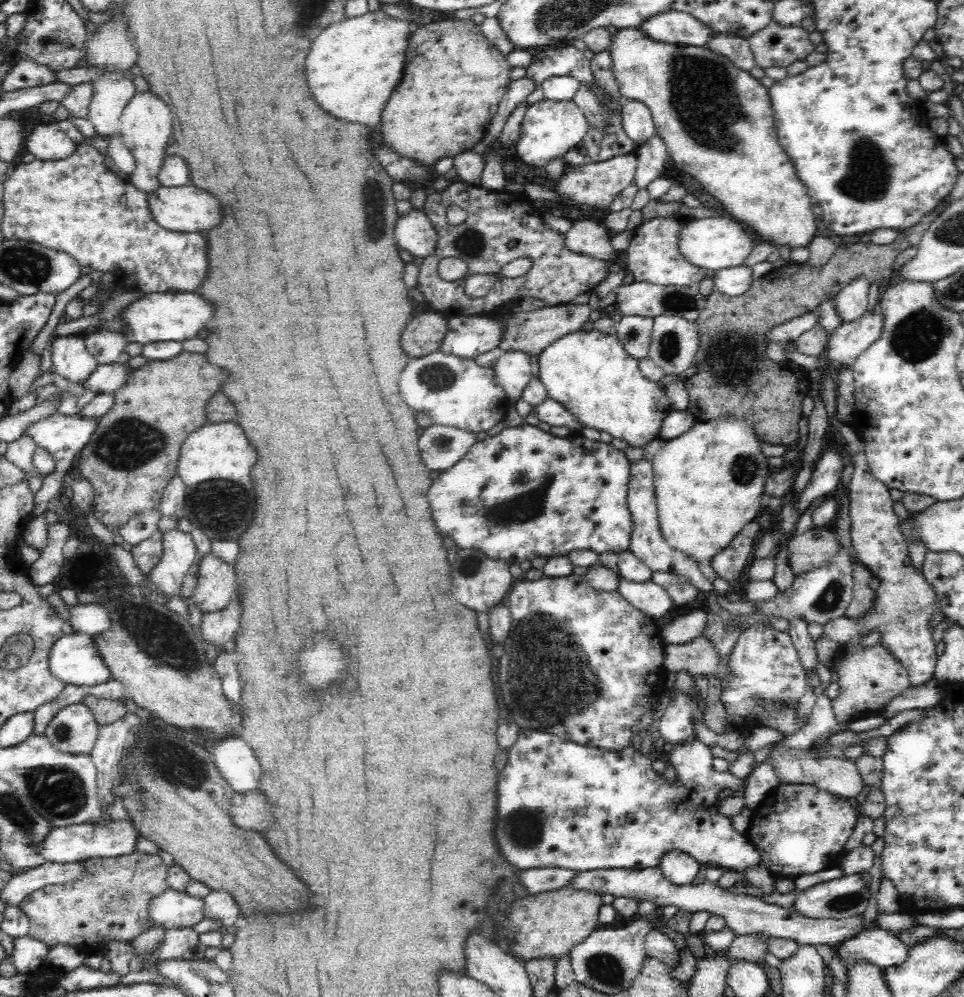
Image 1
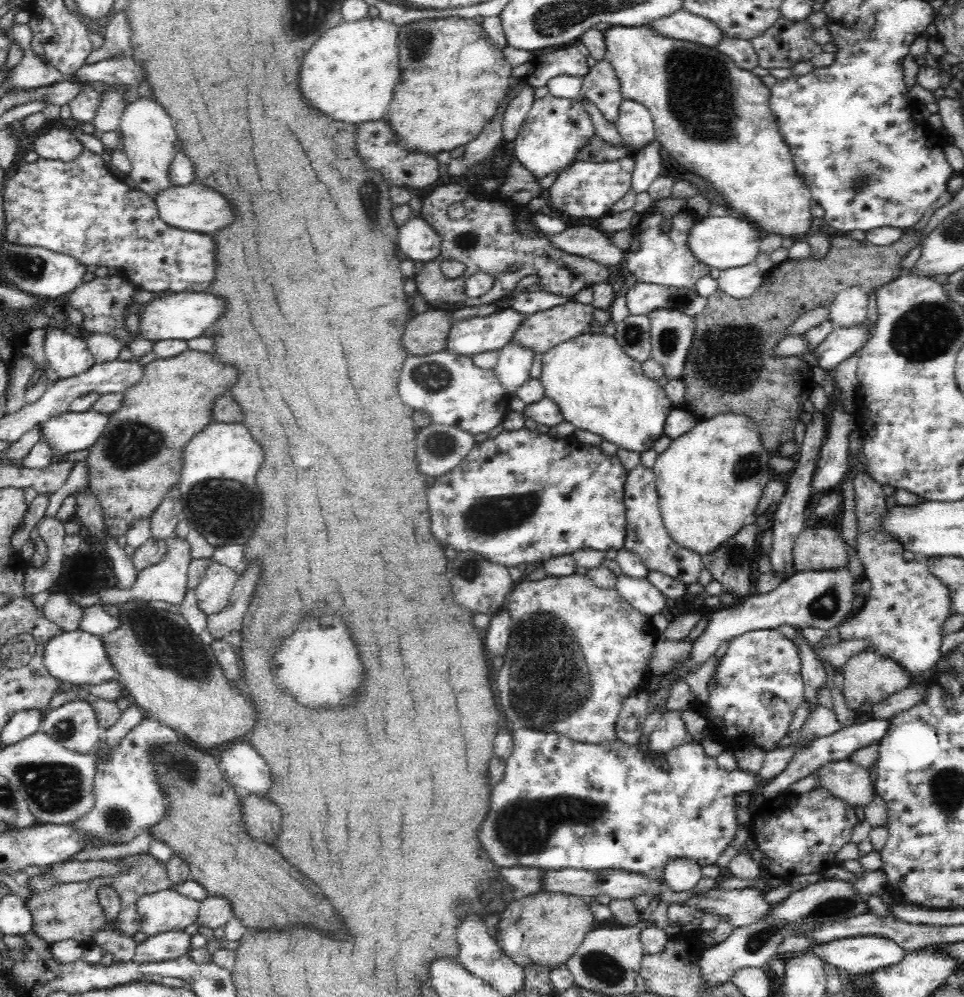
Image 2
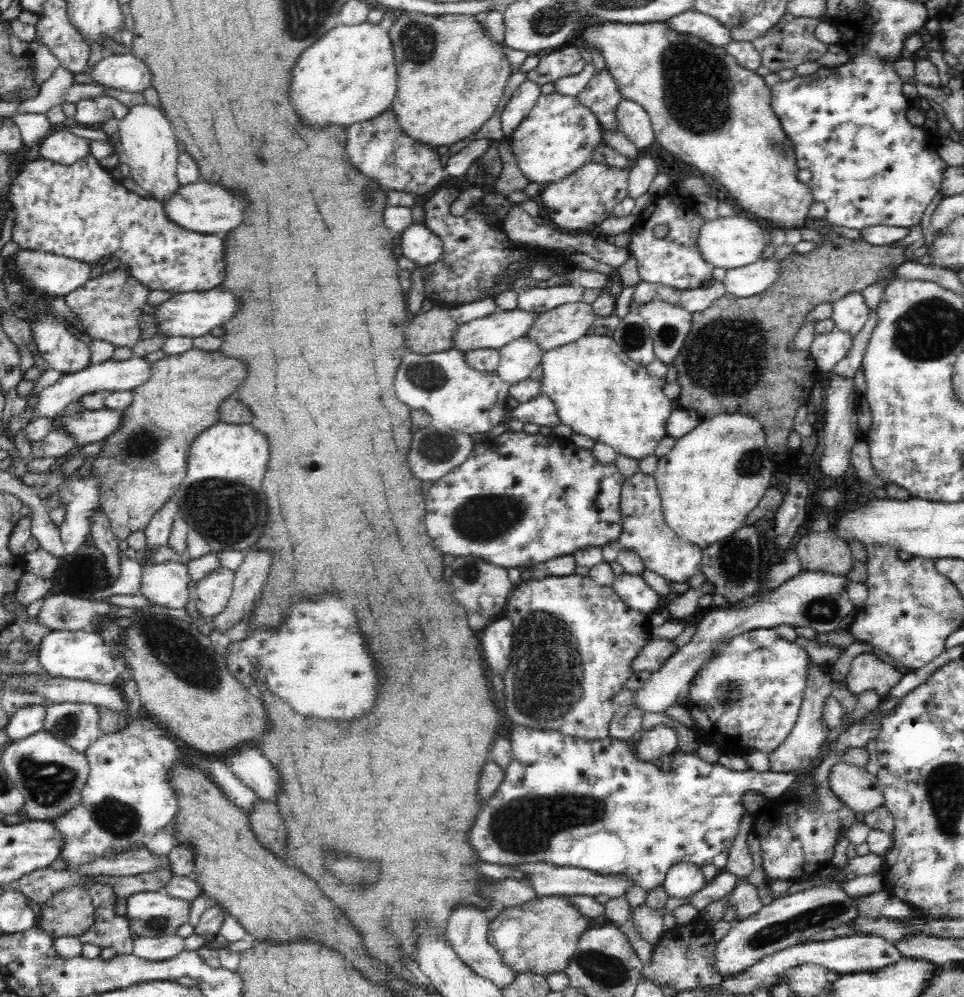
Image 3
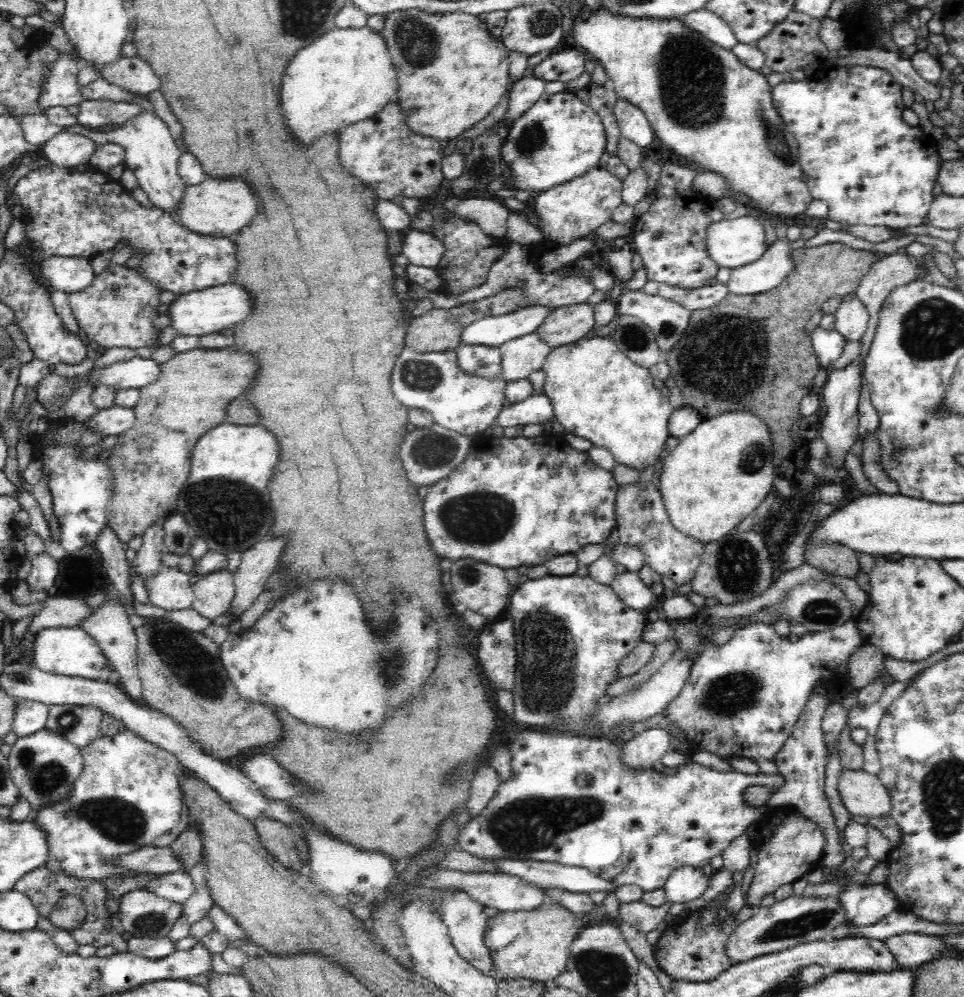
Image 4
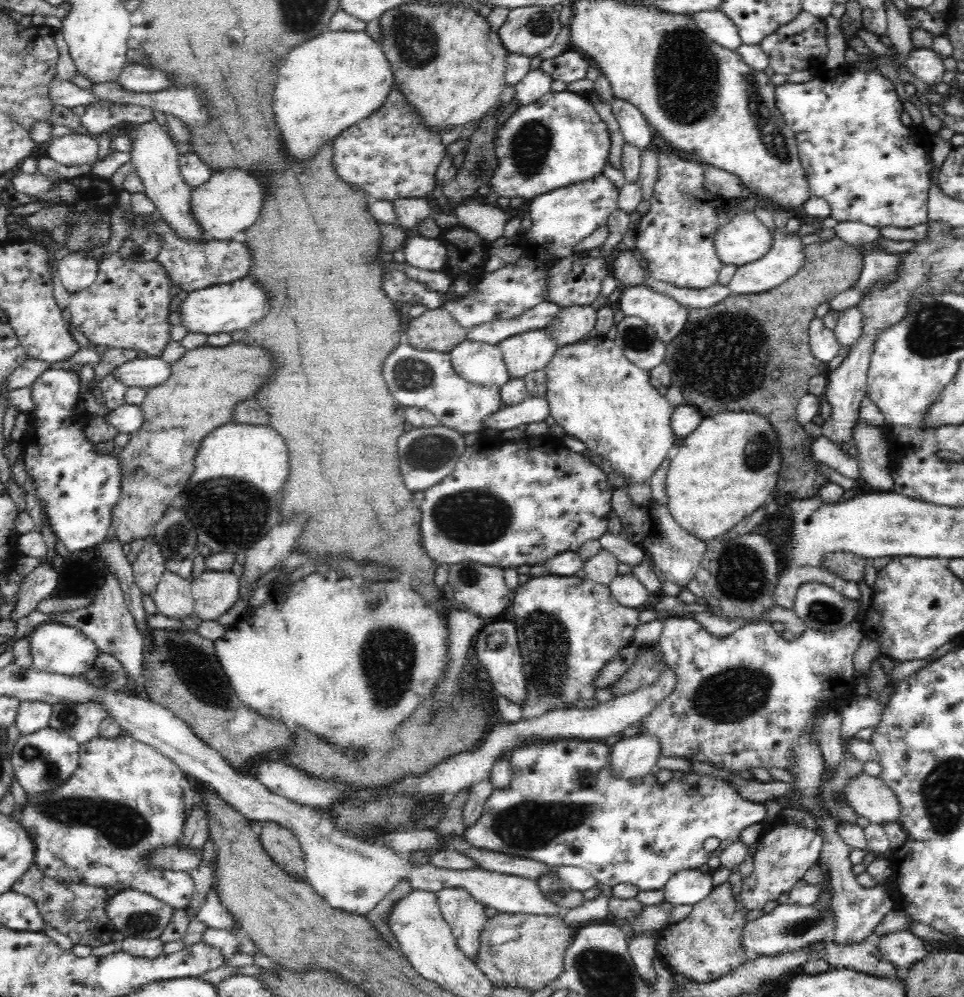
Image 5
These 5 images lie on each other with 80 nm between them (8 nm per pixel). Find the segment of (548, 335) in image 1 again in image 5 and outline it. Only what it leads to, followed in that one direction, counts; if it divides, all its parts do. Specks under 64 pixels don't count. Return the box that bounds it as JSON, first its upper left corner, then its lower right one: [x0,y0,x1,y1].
[545,306,597,347]

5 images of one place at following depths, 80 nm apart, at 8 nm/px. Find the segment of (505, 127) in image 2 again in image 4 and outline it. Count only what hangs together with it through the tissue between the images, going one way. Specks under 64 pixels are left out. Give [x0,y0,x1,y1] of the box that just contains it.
[505,75,546,124]

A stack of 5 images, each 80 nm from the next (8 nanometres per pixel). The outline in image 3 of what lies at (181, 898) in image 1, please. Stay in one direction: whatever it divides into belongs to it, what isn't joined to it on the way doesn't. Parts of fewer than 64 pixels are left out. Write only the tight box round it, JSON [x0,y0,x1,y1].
[125,890,188,938]

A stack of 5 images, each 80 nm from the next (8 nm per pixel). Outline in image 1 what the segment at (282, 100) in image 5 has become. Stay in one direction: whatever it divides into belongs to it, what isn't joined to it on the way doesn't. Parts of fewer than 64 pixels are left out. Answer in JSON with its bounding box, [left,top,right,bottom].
[306,11,410,126]

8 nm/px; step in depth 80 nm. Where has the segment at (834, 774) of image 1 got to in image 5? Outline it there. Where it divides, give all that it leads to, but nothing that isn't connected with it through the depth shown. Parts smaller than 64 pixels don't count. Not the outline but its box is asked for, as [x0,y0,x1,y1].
[845,772,900,825]

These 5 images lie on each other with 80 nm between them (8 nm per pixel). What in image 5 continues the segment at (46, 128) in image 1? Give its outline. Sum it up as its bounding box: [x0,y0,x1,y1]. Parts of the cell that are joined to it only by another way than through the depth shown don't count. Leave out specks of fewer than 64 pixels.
[48,133,99,168]

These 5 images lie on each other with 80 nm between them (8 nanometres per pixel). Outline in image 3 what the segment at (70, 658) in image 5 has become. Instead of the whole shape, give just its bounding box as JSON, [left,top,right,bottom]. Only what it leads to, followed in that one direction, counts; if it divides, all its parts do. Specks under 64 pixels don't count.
[38,630,119,685]

